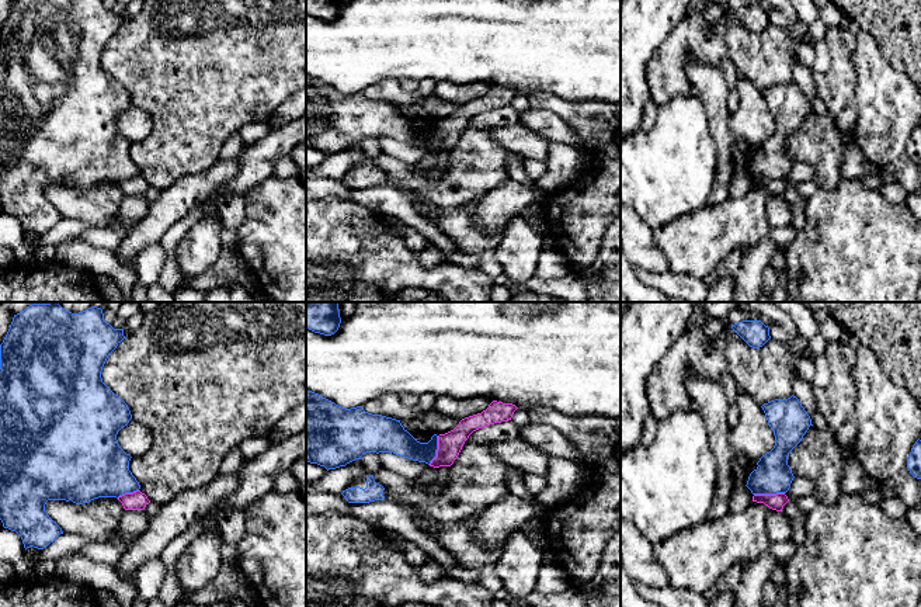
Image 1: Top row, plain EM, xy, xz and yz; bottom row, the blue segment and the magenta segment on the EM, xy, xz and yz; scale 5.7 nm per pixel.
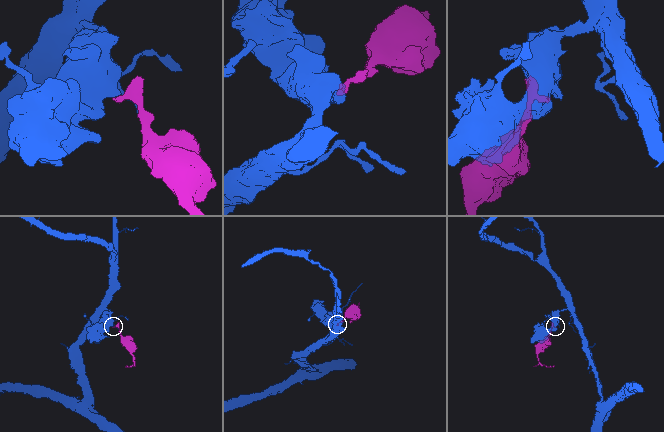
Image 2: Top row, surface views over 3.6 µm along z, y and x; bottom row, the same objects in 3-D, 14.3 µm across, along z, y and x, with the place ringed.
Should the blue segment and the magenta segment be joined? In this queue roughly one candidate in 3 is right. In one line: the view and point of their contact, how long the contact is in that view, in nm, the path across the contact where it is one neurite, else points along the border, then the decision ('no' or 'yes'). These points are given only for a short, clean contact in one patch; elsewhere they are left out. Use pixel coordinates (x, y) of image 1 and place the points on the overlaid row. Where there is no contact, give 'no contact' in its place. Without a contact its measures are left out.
meets blue in yz at (768, 493); contact 180 nm long; border along yz (784, 492), (754, 495); no

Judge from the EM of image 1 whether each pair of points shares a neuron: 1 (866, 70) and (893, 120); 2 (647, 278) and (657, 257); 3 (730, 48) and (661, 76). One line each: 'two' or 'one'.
1: one
2: two
3: one

